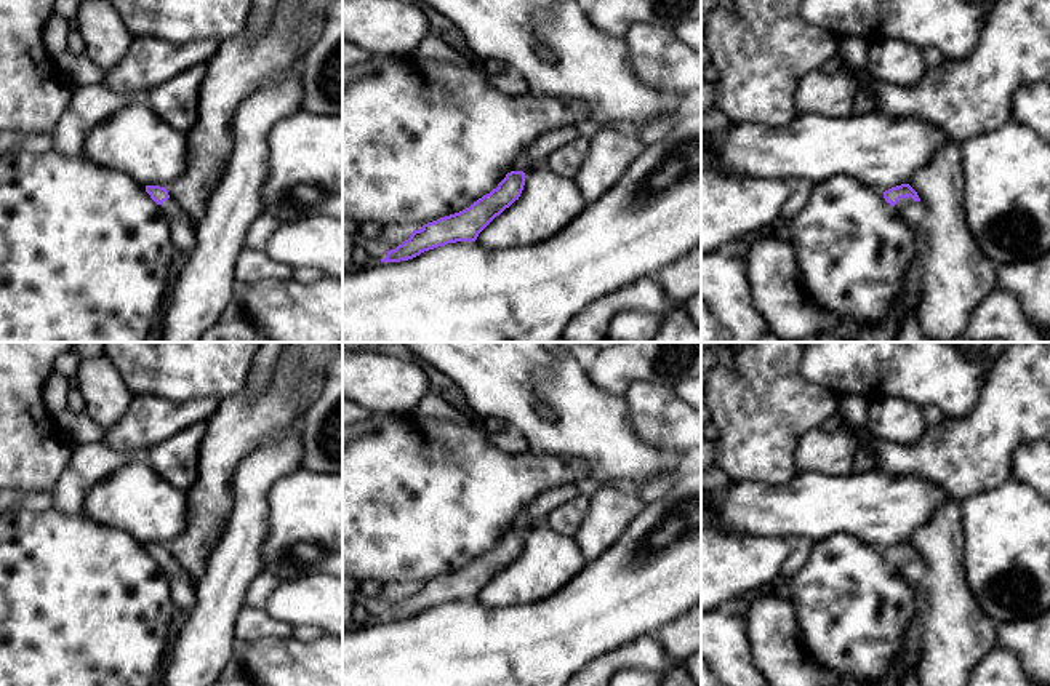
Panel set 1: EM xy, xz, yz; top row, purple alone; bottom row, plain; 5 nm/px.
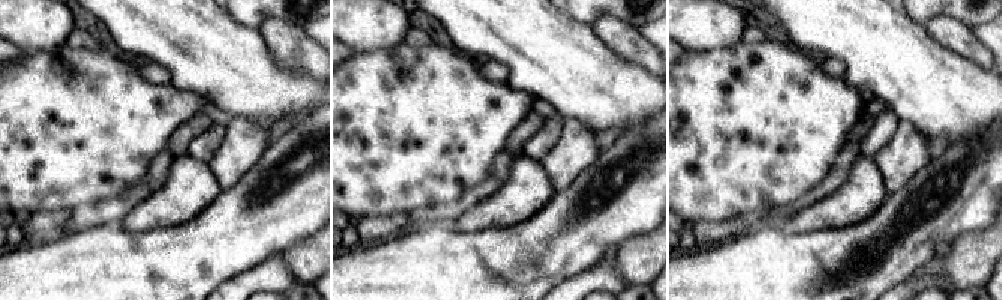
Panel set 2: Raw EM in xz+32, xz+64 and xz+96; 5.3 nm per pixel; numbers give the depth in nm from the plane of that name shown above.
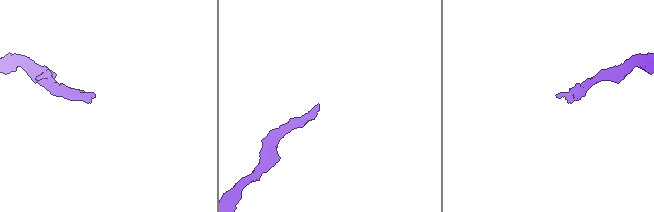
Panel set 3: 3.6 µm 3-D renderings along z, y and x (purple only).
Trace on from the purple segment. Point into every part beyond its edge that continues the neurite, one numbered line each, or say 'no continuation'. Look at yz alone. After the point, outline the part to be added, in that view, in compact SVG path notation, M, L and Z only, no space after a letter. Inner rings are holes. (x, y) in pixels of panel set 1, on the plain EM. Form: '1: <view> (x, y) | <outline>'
1: yz (911, 570) | M911 555L900 556L893 566L900 571L900 574L911 587L922 587L927 572L922 560L914 560Z

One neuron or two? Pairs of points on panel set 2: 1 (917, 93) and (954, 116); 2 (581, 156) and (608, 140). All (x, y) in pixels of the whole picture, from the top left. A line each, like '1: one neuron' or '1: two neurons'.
1: one neuron
2: two neurons

